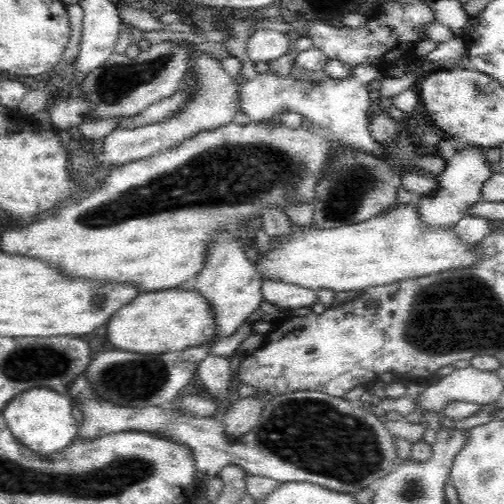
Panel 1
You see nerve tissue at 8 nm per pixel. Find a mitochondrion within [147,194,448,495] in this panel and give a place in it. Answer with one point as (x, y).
(312, 434)

